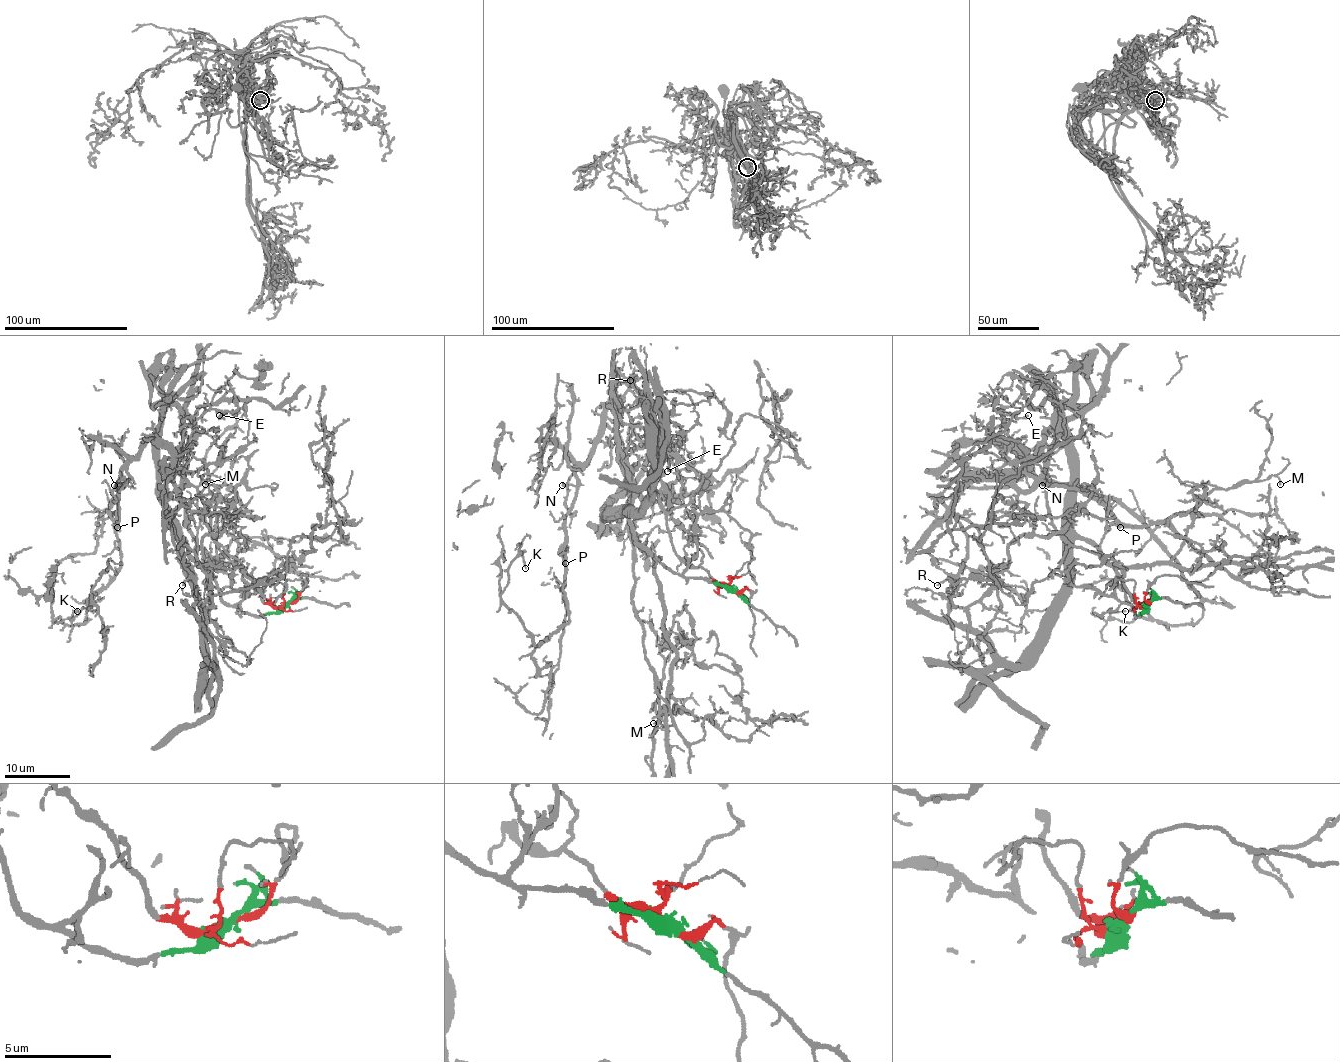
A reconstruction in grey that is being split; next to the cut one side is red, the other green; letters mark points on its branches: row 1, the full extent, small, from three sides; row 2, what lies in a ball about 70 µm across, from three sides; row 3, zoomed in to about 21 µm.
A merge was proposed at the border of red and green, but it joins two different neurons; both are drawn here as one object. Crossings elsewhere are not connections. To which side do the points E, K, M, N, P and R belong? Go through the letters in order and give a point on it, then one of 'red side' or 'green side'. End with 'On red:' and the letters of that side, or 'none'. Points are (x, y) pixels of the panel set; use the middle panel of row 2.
E: place (667, 471); red side
K: place (525, 568); red side
M: place (653, 723); red side
N: place (562, 485); red side
P: place (565, 563); red side
R: place (630, 380); green side
On red: E, K, M, N, P

